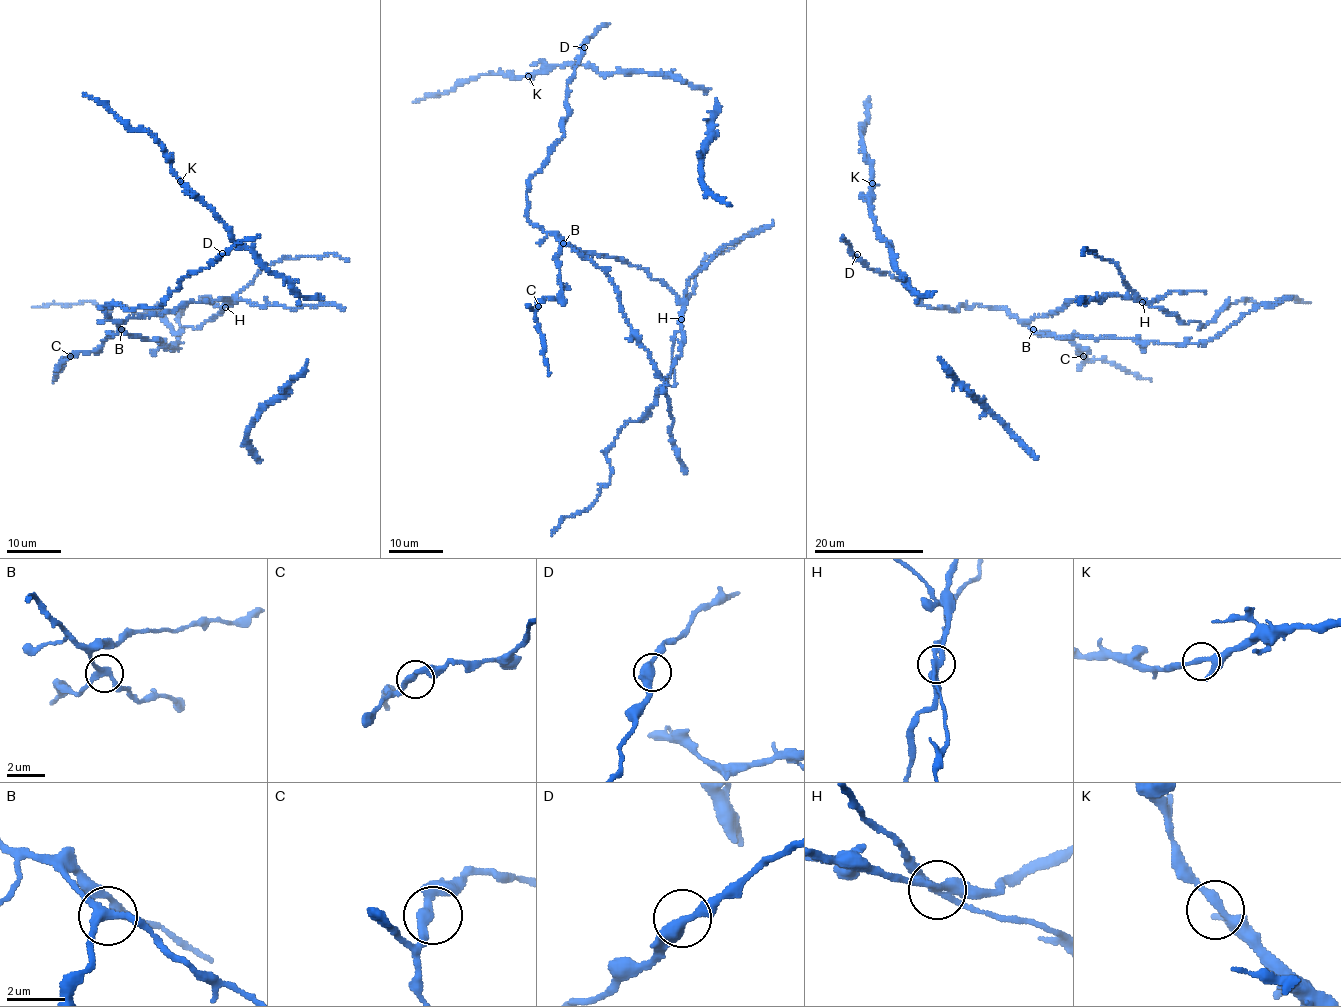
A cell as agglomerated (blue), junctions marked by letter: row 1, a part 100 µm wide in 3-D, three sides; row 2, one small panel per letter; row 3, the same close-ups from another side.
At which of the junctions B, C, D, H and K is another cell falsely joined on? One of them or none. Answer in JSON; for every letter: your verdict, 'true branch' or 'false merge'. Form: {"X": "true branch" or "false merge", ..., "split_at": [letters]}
{"B": "true branch", "C": "true branch", "D": "true branch", "H": "false merge", "K": "true branch", "split_at": ["H"]}

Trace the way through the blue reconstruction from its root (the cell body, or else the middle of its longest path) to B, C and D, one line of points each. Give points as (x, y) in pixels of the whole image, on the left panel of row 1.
B: (106, 305), (99, 308), (103, 308), (121, 329)
C: (106, 305), (99, 308), (103, 308), (119, 329), (114, 335), (108, 334), (93, 351), (79, 351), (70, 356)
D: (106, 305), (119, 305), (125, 310), (161, 307), (189, 272), (205, 269), (222, 253)

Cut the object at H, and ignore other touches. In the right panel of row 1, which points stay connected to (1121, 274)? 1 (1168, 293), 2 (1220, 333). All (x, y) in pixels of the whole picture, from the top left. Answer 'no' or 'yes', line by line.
1: no
2: no

